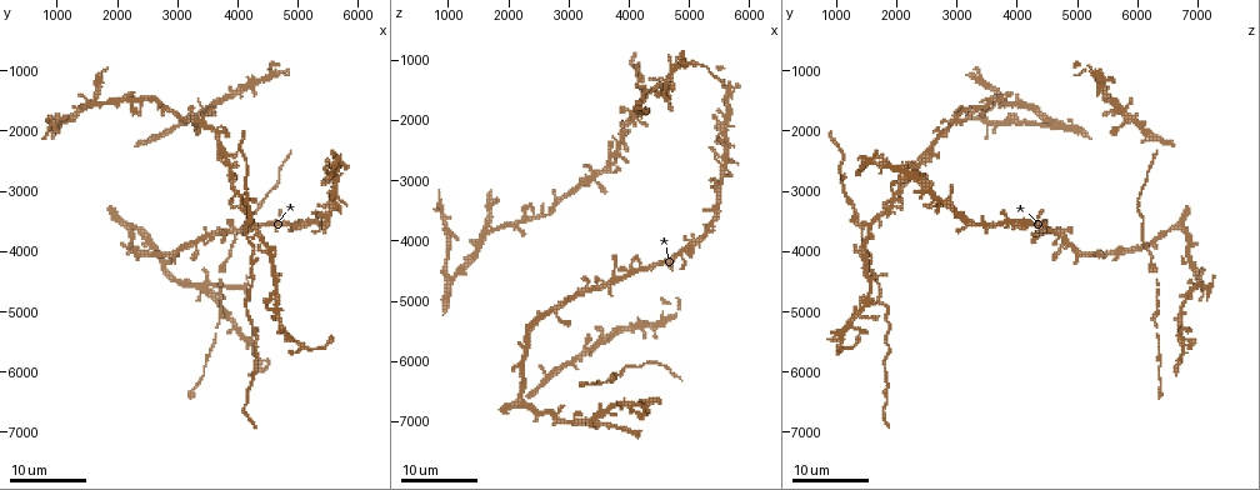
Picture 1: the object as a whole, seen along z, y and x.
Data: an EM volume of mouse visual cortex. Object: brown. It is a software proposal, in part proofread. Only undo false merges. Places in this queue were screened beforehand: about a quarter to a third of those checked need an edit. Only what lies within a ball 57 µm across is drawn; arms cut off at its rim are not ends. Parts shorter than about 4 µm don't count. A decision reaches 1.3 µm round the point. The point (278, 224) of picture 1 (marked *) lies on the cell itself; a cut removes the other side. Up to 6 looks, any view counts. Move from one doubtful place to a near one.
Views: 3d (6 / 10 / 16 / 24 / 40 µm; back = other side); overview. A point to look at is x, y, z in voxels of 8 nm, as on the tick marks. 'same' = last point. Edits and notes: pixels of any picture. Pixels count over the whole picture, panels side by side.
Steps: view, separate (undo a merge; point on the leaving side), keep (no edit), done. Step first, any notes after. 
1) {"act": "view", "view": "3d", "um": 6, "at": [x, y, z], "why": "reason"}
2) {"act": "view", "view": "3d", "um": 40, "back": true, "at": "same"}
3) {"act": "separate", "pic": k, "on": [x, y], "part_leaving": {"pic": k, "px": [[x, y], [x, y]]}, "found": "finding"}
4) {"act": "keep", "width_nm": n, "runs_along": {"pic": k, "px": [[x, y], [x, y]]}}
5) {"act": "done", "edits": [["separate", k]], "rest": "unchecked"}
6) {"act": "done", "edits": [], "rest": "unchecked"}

{"act": "view", "view": "3d", "um": 16, "at": [5500, 3200, 2600]}

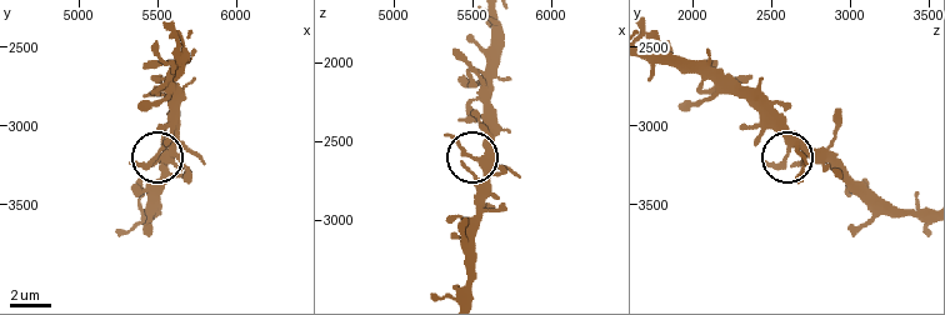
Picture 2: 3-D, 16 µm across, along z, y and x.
{"act": "view", "view": "3d", "um": 10, "at": [5480, 3180, 2580]}

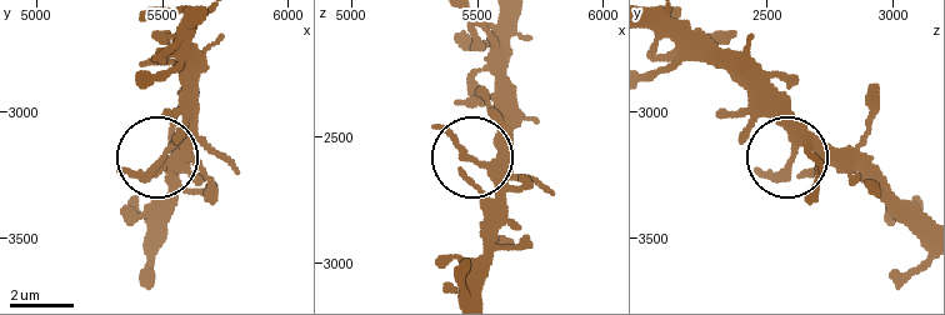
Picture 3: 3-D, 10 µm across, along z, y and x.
{"act": "keep", "width_nm": 220, "runs_along": {"pic": 3, "px": [[924, 239], [843, 169], [795, 161], [786, 134], [741, 89]]}, "found": "one cell here"}

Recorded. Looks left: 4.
{"act": "view", "view": "3d", "um": 16, "at": [4100, 3600, 1450], "why": "branch point"}

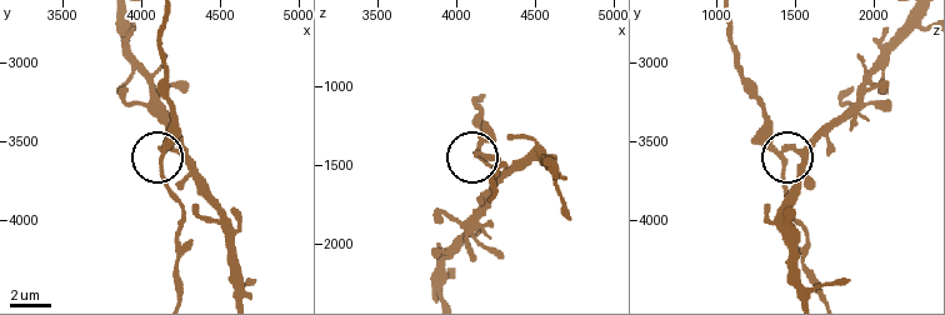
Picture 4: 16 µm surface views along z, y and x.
{"act": "view", "view": "3d", "um": 10, "at": [4120, 3620, 1440]}

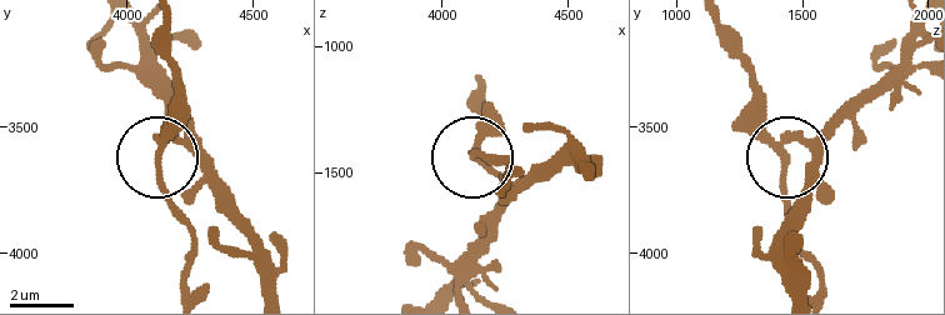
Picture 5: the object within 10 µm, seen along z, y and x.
{"act": "keep", "width_nm": 180, "found": "one cell here"}

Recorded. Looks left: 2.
{"act": "view", "view": "3d", "um": 24, "at": [4050, 3200, 1950], "why": "four or more arms meet"}

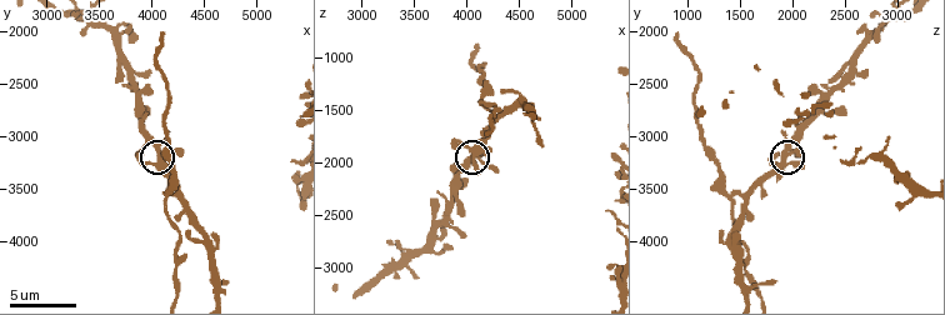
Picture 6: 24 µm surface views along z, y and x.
{"act": "view", "view": "3d", "um": 6, "at": [4040, 3160, 1940], "why": "closer look"}

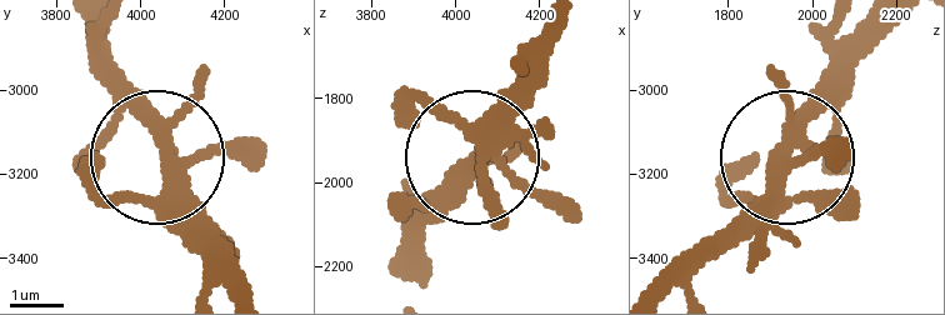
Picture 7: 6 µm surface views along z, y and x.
{"act": "keep", "width_nm": 320, "found": "one cell here"}

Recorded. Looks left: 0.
{"act": "done", "edits": [], "rest": "unchecked"}

